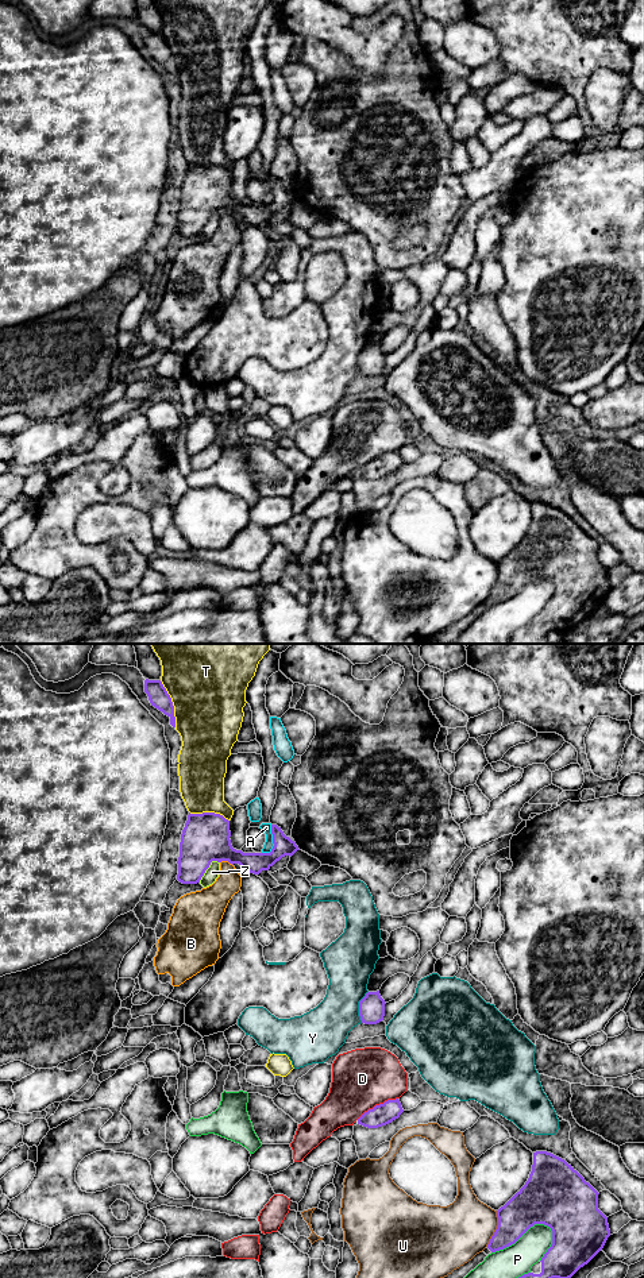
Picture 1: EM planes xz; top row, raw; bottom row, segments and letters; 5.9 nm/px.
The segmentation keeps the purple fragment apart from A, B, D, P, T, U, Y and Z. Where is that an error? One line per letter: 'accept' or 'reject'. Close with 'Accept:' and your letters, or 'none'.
A: reject
B: reject
D: reject
P: reject
T: reject
U: reject
Y: reject
Z: reject
Accept: none

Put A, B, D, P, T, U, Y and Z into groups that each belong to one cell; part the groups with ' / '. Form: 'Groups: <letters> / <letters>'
Groups: A / B / D / P / T / U / Y / Z

